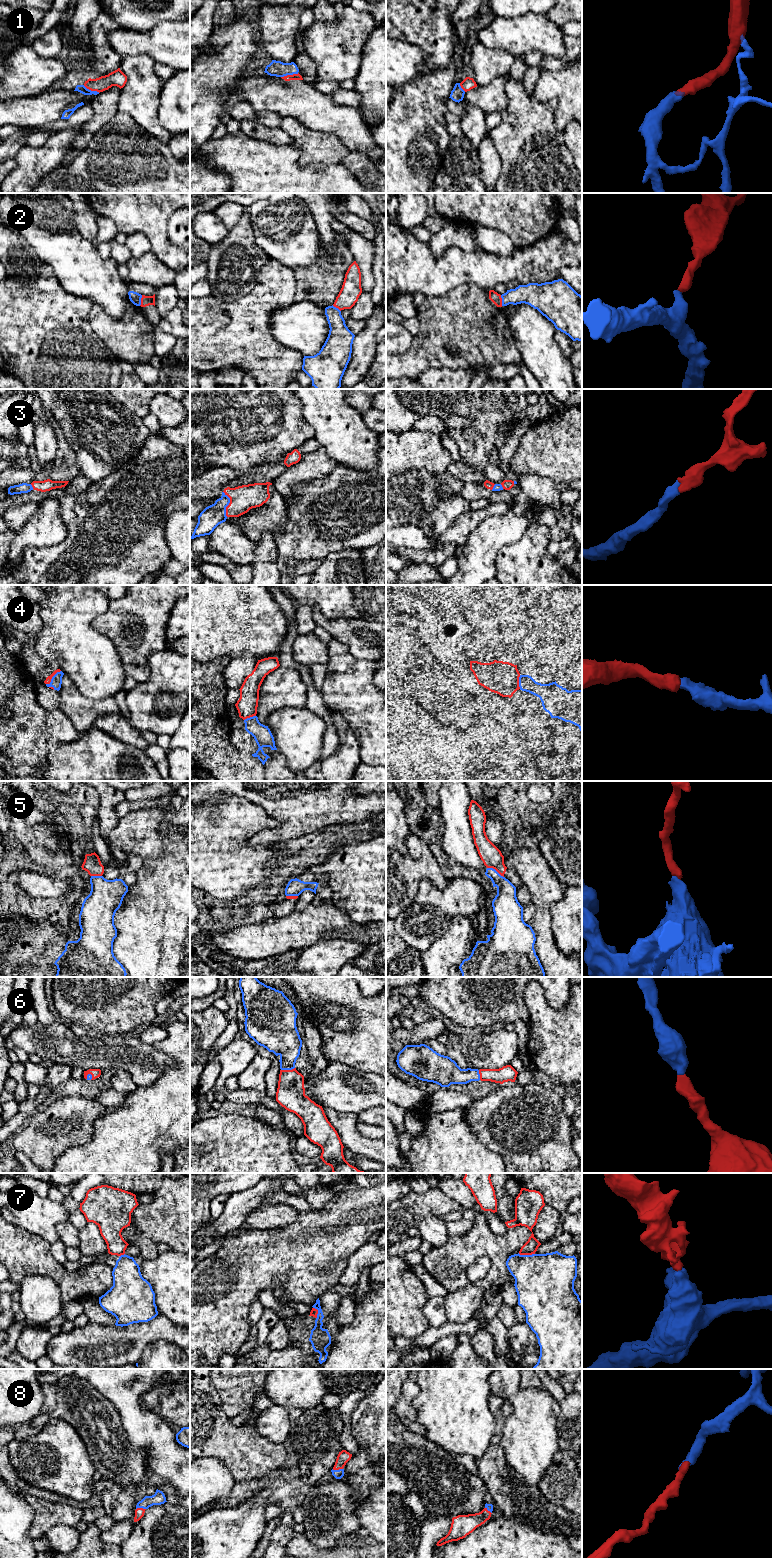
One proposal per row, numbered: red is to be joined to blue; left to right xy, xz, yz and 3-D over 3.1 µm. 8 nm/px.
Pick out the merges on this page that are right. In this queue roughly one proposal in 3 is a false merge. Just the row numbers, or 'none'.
1, 2, 3, 4, 6, 8

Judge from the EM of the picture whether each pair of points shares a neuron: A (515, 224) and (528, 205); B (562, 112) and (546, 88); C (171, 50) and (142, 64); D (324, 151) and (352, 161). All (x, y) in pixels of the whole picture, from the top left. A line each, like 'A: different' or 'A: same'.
A: same
B: same
C: different
D: different

